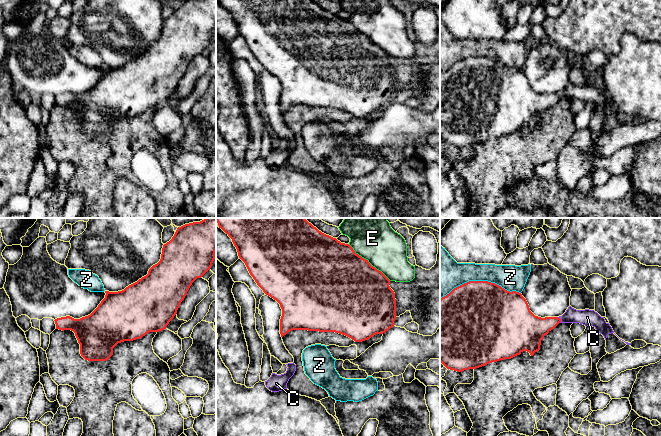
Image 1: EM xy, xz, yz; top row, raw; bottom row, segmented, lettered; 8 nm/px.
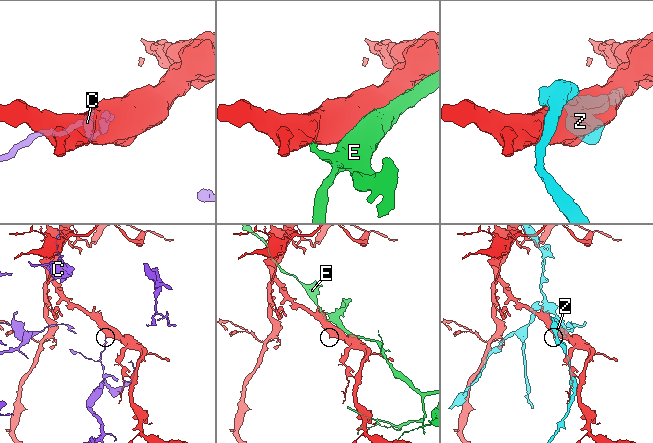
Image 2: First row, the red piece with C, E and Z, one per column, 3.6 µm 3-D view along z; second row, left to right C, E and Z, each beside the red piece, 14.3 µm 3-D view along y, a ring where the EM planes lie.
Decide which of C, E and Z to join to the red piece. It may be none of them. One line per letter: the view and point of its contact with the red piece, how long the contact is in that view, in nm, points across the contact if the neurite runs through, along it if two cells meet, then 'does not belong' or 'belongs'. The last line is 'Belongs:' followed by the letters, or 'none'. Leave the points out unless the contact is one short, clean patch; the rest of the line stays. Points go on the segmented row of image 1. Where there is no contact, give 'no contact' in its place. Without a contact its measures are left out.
C: yz (560, 319) | 50 nm | along yz (557, 317), (560, 319), (560, 322) | does not belong
E: xz (368, 262) | 460 nm | does not belong
Z: yz (480, 281) | 650 nm | does not belong
Belongs: none

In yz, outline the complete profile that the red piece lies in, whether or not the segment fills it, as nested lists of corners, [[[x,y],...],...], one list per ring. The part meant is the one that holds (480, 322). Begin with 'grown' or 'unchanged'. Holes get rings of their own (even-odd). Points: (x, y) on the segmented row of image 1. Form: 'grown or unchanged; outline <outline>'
unchanged; outline [[[469,281],[440,299],[440,362],[450,370],[462,372],[476,369],[492,362],[511,359],[527,351],[531,356],[540,350],[541,340],[561,319],[535,316],[521,293],[507,291],[488,281]]]

